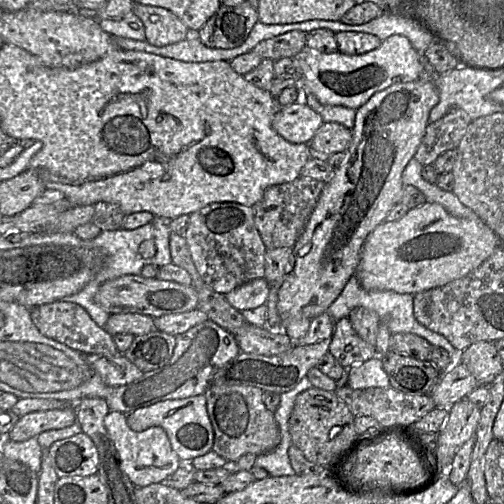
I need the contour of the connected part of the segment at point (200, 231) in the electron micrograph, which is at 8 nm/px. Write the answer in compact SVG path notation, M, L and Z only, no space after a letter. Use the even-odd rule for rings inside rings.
M220 202L207 205L189 215L189 224L184 238L197 272L202 280L215 292L225 295L249 281L264 278L267 249L255 226L252 207L235 202Z

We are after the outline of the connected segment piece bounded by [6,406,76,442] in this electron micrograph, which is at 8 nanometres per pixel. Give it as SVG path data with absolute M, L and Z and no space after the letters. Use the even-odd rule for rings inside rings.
M74 406L31 412L20 417L6 436L12 441L22 442L37 437L44 431L69 427L75 422L76 411Z

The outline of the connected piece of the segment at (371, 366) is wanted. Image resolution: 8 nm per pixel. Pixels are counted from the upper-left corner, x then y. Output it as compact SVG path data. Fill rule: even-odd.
M375 356L350 368L347 386L351 389L387 388L390 380L385 372L381 357Z

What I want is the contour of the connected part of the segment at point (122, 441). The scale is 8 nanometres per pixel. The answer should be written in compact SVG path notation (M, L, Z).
M110 411L104 419L107 433L120 459L121 467L135 487L161 483L181 465L181 459L173 451L167 433L162 427L153 426L142 432L135 432L127 425L127 415Z

